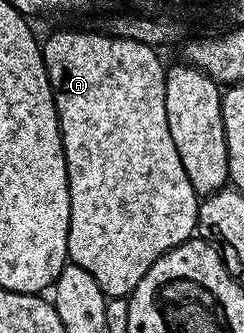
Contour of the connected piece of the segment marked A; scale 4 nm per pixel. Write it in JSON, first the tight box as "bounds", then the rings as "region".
{"bounds":[42,32,201,297],"region":[[[56,32],[42,44],[44,65],[48,81],[52,87],[52,97],[56,103],[56,116],[60,120],[60,137],[66,158],[68,171],[68,189],[70,190],[70,230],[68,231],[68,258],[71,263],[82,266],[86,274],[94,277],[94,282],[103,290],[105,297],[131,296],[142,282],[146,270],[154,266],[158,258],[162,258],[169,250],[193,239],[197,231],[196,219],[200,216],[201,201],[196,195],[194,186],[190,186],[190,178],[186,178],[186,170],[182,166],[182,158],[178,158],[178,150],[174,146],[174,138],[170,138],[170,126],[166,118],[166,64],[160,61],[160,52],[148,44],[134,42],[130,38],[118,38],[104,32]]]}

